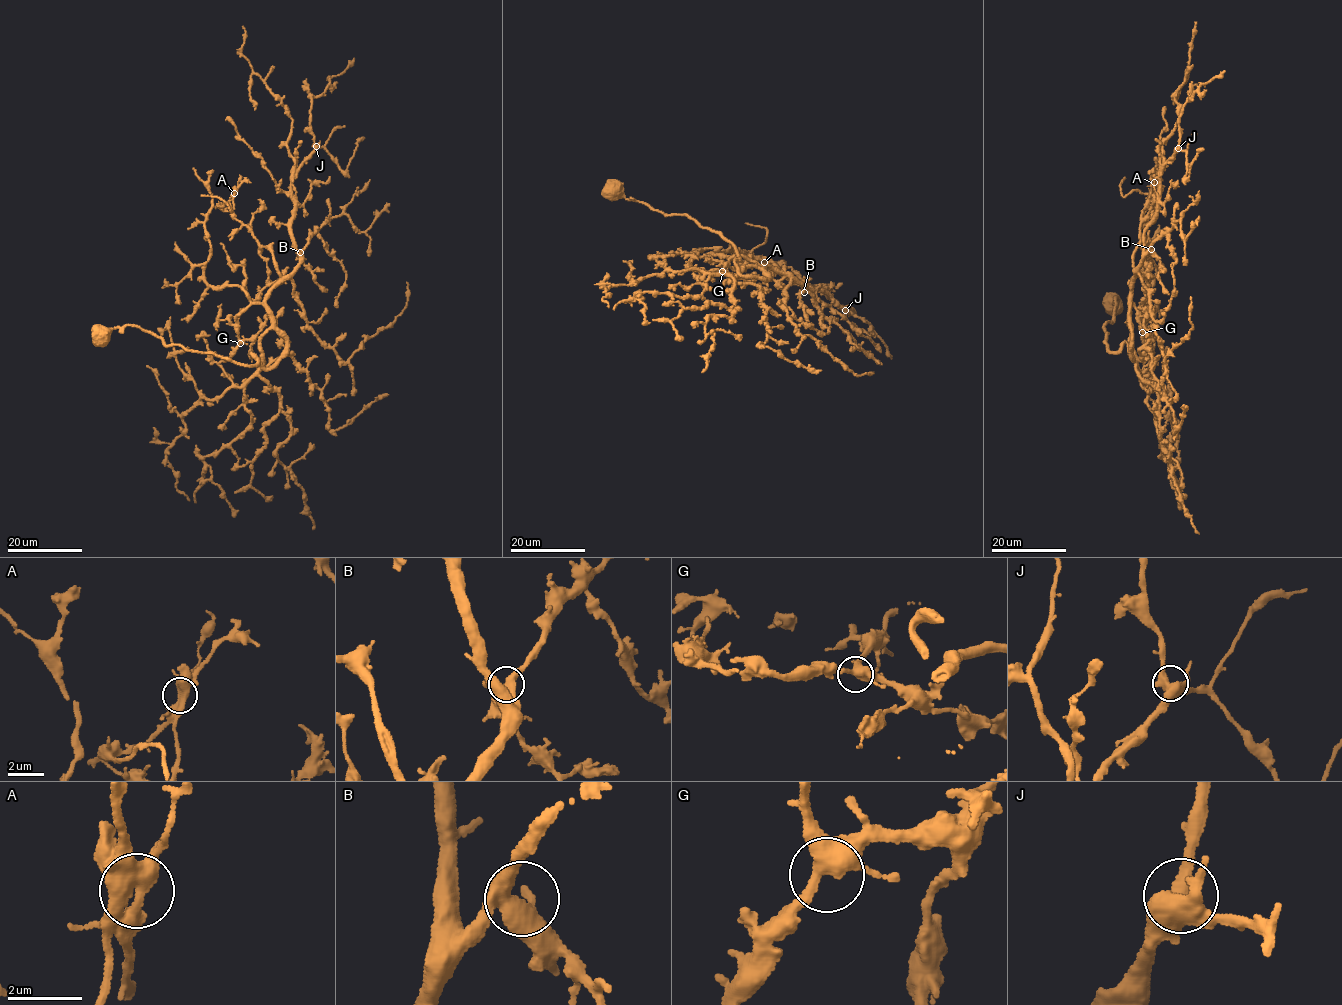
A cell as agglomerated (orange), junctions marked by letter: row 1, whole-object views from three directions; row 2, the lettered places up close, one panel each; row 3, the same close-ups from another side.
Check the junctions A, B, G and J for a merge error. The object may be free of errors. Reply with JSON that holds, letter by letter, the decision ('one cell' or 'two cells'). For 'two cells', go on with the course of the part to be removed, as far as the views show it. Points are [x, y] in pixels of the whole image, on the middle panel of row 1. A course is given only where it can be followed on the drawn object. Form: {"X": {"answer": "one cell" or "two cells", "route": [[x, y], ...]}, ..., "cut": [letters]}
{"A": {"answer": "two cells", "route": [[764, 262], [749, 256], [765, 242], [767, 231], [745, 223]]}, "B": {"answer": "one cell"}, "G": {"answer": "one cell"}, "J": {"answer": "one cell"}, "cut": ["A"]}

